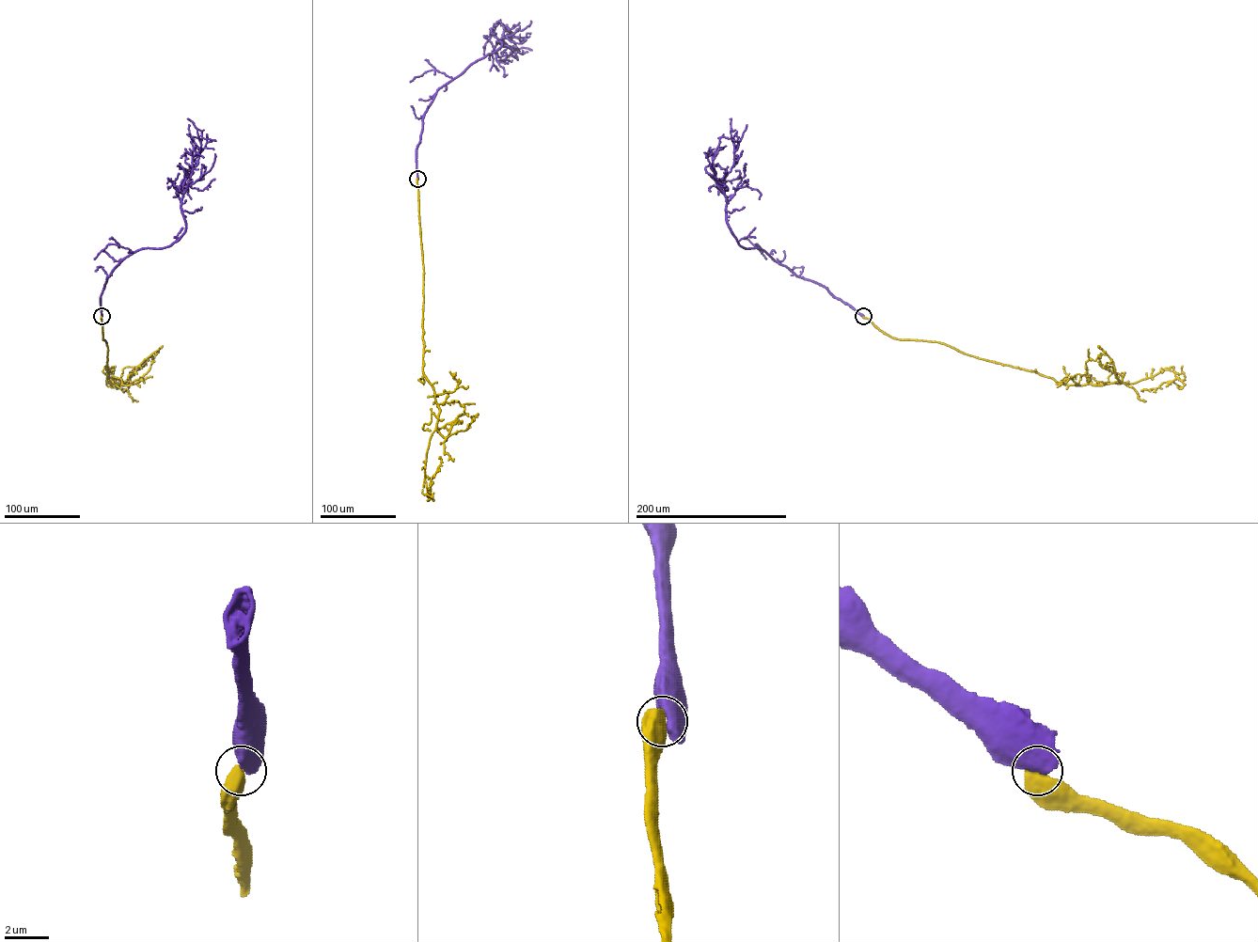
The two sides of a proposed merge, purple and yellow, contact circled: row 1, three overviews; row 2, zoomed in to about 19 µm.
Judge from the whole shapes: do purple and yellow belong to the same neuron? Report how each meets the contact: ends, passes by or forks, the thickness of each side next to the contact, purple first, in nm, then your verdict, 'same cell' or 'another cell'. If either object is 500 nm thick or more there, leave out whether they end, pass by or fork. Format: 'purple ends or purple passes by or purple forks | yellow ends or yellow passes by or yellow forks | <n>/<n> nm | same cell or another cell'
700/700 nm | another cell

